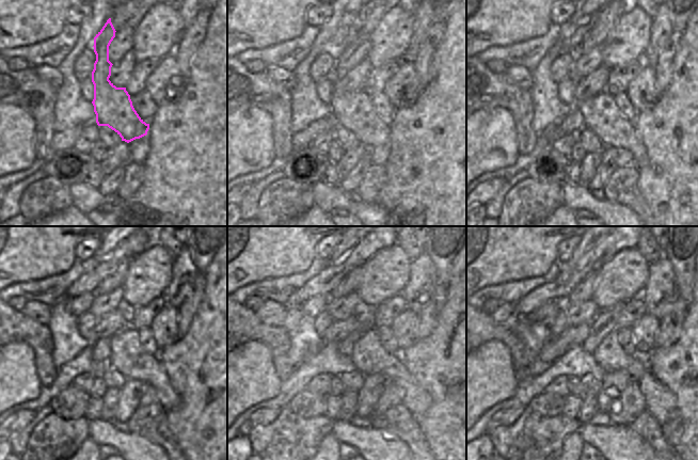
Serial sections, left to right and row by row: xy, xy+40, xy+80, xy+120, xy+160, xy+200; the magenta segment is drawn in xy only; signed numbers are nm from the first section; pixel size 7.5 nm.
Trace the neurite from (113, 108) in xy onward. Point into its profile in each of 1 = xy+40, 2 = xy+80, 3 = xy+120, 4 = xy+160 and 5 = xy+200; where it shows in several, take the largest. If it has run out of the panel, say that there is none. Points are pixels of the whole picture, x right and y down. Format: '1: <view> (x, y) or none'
1: xy+40 (353, 110)
2: xy+80 (601, 114)
3: xy+120 (127, 357)
4: xy+160 (368, 355)
5: xy+200 (608, 354)

